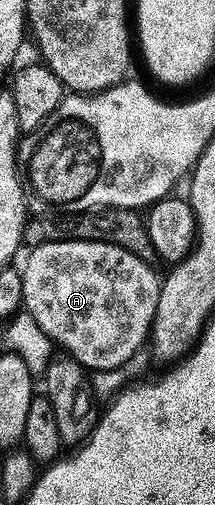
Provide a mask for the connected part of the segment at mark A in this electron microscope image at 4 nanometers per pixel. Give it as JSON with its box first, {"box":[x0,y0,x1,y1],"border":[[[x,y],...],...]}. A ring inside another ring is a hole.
{"box":[22,241,161,374],"border":[[[60,241],[50,242],[43,245],[41,248],[31,249],[32,257],[28,260],[28,265],[23,265],[22,271],[24,274],[24,307],[23,311],[33,316],[35,322],[41,330],[47,334],[51,343],[57,349],[63,350],[73,360],[77,360],[79,364],[89,373],[97,374],[96,372],[116,372],[123,364],[128,364],[140,352],[140,347],[149,343],[152,334],[152,323],[156,317],[158,310],[158,298],[160,297],[161,277],[156,277],[156,272],[151,263],[147,260],[140,260],[132,253],[128,253],[124,249],[119,249],[118,246],[106,245],[102,242],[94,241]]]}

